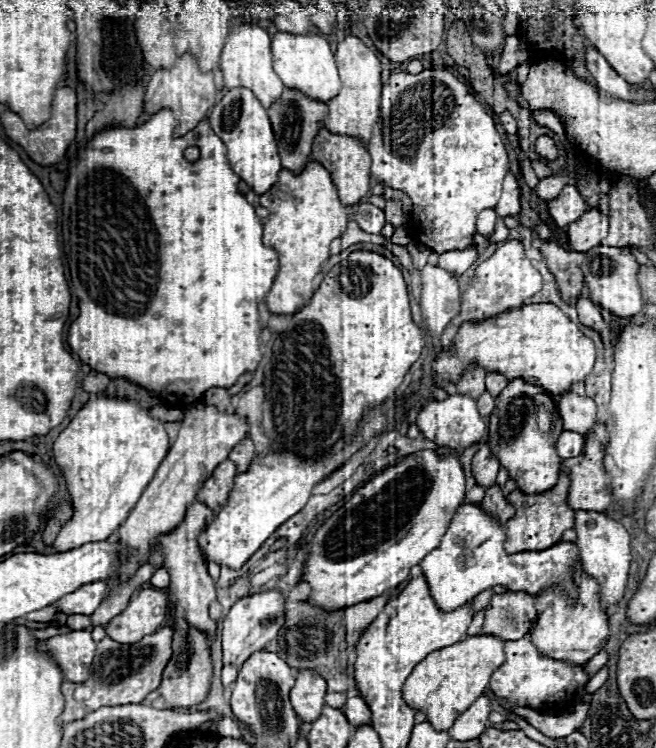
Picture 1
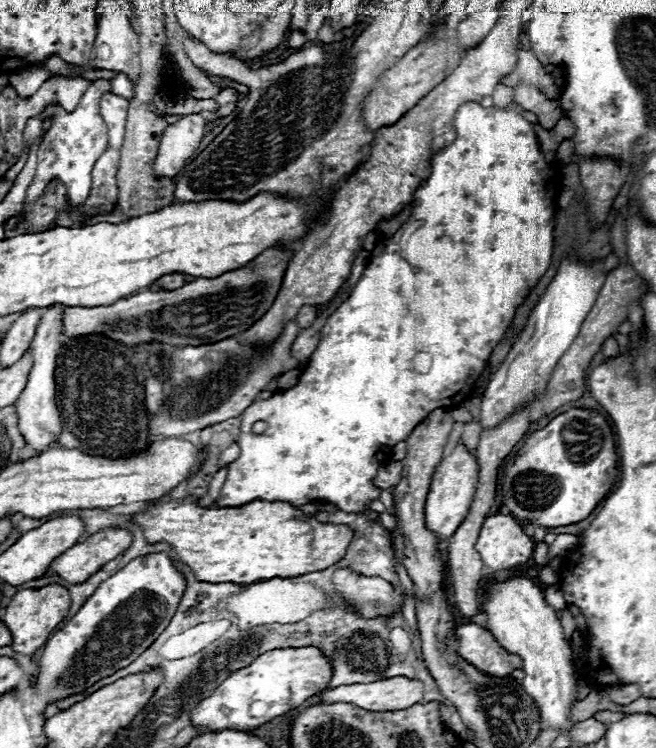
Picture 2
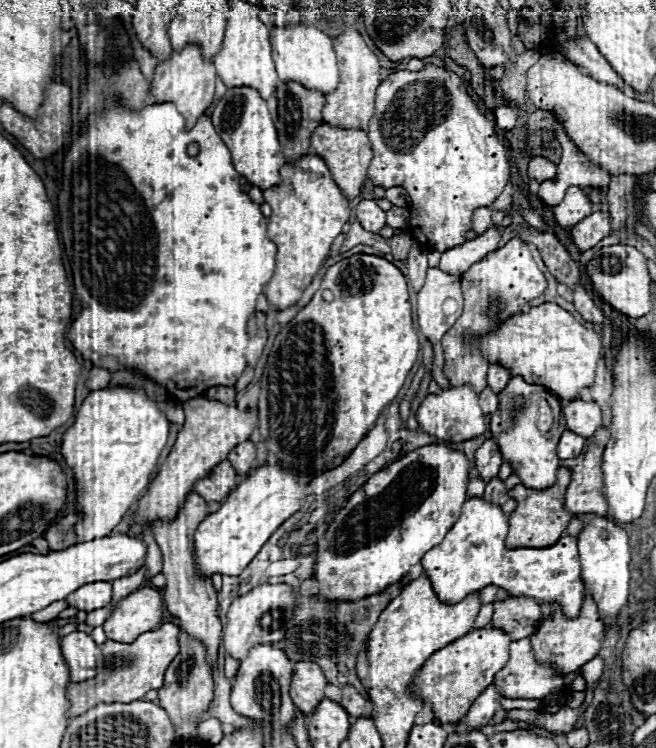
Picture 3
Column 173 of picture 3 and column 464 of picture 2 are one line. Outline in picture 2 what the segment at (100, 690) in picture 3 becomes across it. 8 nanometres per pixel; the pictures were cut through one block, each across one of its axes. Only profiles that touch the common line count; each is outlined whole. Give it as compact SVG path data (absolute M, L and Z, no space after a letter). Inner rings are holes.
M462 624L456 628L458 654L486 676L504 678L522 666L518 656L510 656L492 636L478 624Z

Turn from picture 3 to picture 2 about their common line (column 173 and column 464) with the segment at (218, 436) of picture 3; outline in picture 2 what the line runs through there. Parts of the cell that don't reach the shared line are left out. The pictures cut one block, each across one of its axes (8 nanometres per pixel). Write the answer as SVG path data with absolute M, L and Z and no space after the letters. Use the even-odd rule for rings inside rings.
M456 444L454 450L450 452L450 456L446 456L438 464L438 468L432 476L428 498L426 498L426 528L430 532L434 532L440 542L446 542L464 522L464 518L470 510L470 504L472 504L472 498L474 498L476 480L478 480L476 458L462 444Z

